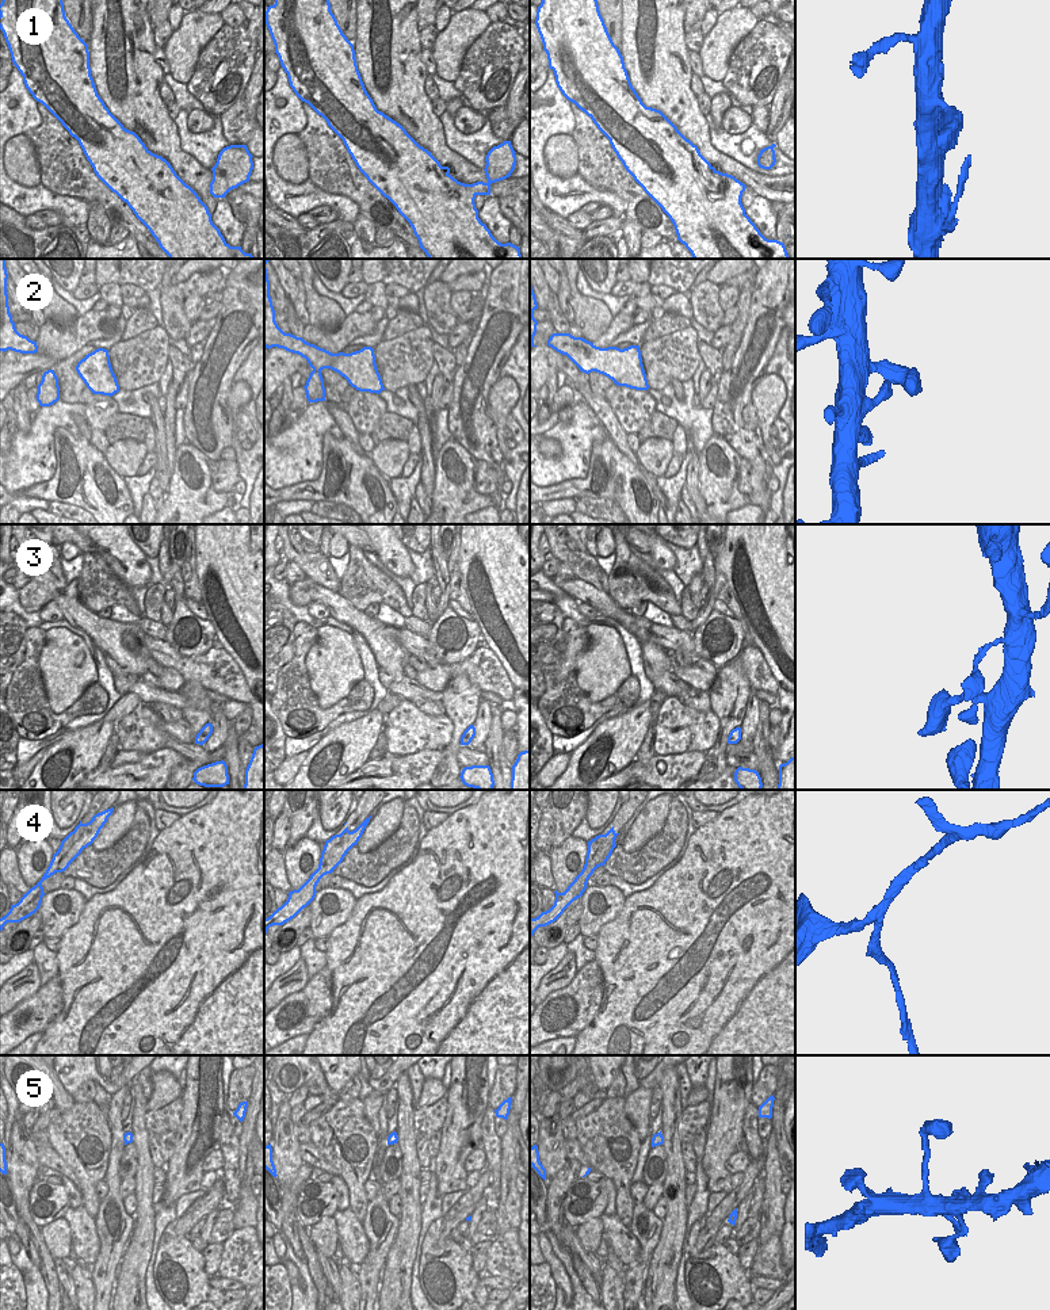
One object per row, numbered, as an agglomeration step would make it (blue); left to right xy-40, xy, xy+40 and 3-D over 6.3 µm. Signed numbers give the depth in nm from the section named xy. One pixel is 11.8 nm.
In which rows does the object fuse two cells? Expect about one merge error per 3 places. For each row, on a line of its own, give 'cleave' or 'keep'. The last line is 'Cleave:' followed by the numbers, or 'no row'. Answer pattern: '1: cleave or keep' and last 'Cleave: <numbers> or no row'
1: keep
2: keep
3: keep
4: cleave
5: keep
Cleave: 4

